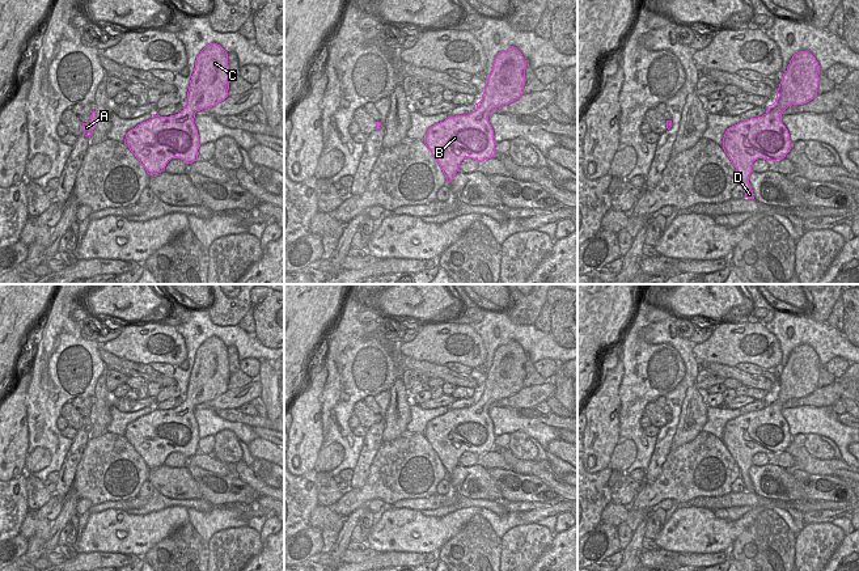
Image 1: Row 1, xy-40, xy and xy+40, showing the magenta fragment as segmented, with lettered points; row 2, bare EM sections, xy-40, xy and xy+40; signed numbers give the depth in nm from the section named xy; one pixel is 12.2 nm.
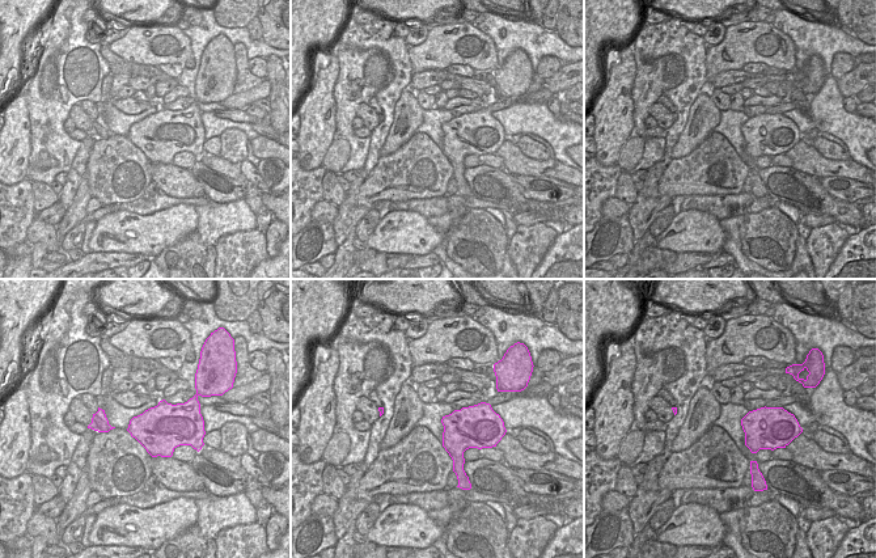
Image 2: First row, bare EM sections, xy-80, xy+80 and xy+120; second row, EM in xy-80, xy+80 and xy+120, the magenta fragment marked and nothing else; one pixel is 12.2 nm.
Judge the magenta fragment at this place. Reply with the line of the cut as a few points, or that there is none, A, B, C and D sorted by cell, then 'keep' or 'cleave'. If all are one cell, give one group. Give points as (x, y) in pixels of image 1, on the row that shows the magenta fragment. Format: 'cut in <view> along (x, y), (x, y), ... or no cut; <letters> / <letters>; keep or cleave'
no cut; A B C D; keep

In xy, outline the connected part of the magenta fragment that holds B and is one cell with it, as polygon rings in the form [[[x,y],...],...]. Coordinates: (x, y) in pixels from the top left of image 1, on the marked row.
[[[516,47],[499,52],[487,79],[482,100],[467,115],[448,117],[426,134],[424,144],[439,162],[449,183],[464,158],[478,162],[495,155],[494,130],[488,115],[522,96],[526,60]]]

